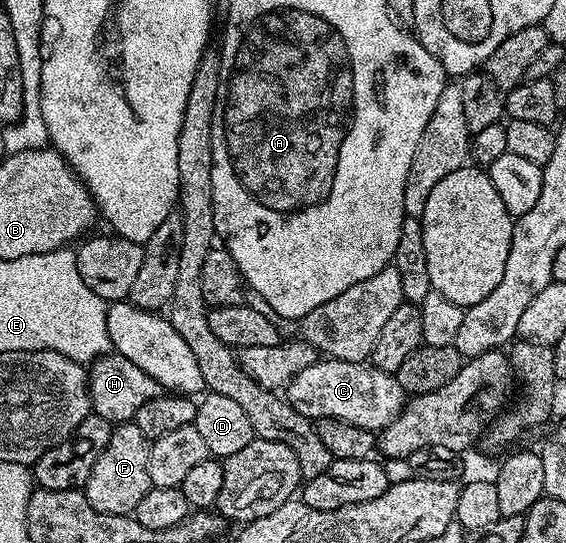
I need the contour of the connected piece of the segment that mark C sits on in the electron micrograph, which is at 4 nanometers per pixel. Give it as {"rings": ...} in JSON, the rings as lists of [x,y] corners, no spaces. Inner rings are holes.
{"rings":[[[319,358],[312,366],[300,370],[300,374],[286,385],[284,395],[292,410],[300,410],[300,414],[309,420],[317,422],[336,418],[375,434],[401,414],[408,399],[395,373],[375,368],[370,362],[344,362],[329,358]]]}

